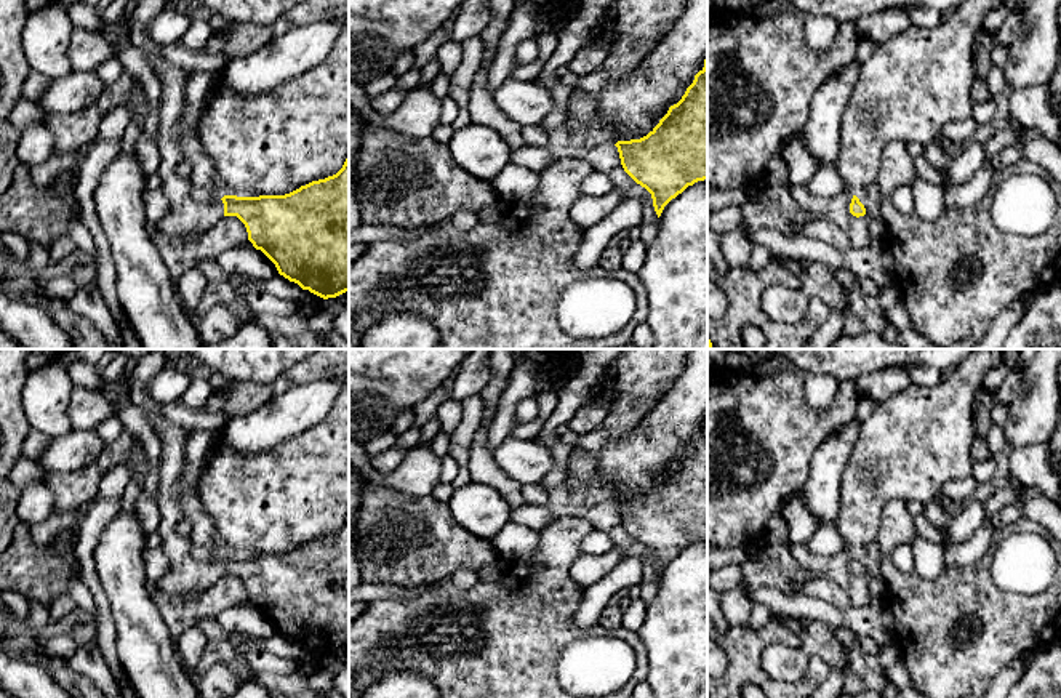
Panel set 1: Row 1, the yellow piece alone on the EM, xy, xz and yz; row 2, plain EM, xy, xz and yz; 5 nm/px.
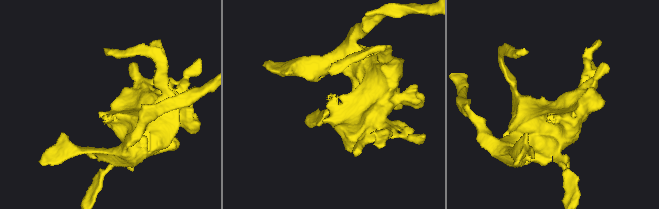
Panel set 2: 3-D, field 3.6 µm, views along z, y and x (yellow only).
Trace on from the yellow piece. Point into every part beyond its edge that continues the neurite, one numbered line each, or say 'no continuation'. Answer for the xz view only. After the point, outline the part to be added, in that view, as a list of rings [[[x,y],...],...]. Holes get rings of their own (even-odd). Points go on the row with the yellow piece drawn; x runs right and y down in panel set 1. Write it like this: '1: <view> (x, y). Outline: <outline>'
no continuation

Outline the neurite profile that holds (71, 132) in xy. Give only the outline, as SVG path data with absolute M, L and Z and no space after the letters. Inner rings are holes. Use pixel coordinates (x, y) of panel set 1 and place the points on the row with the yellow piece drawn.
M98 104L70 114L46 115L46 126L54 136L54 155L66 155L94 141L102 112Z

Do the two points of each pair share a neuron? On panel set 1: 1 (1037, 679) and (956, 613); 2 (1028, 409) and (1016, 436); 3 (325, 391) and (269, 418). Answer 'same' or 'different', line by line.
1: different
2: same
3: same

